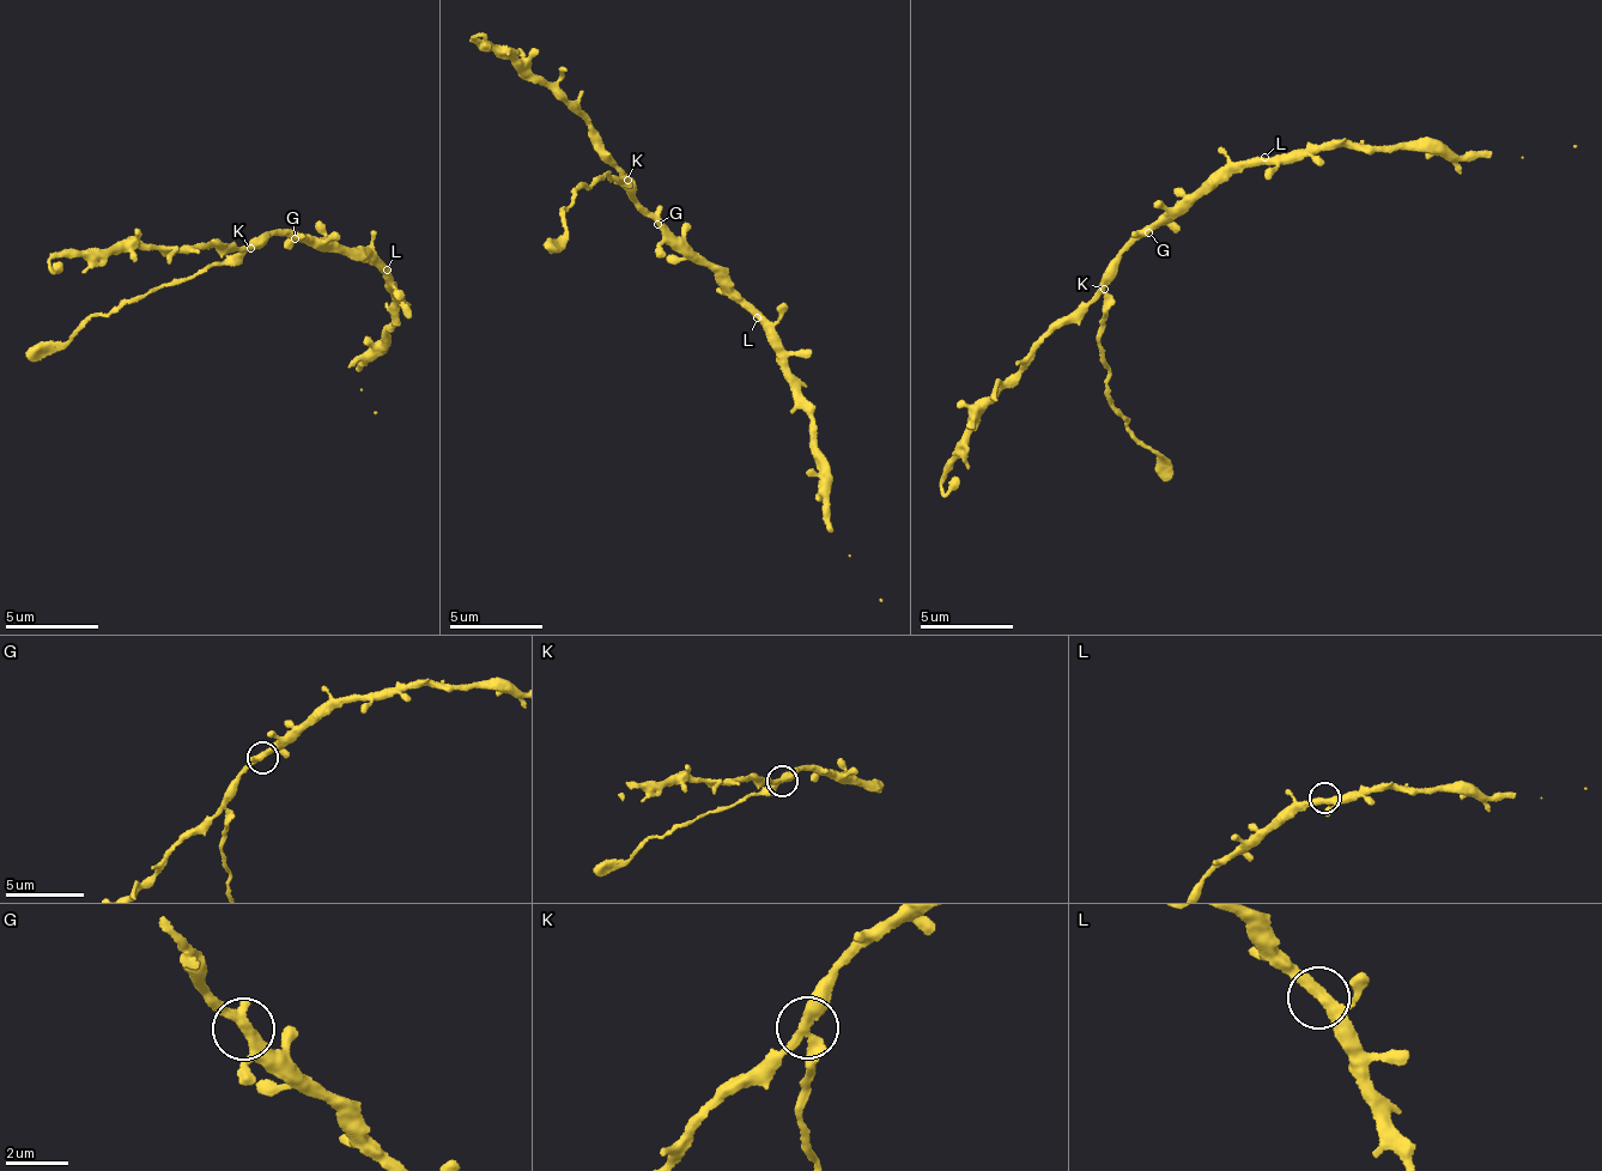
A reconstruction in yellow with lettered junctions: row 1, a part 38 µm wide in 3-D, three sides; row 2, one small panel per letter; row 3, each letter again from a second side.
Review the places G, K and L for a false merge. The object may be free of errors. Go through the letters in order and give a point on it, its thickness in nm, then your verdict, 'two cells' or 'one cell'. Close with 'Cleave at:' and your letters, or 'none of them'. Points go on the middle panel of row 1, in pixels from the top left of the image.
G: at (657, 224); 320 nm thick; one cell
K: at (627, 180); 360 nm thick; two cells
L: at (757, 317); 320 nm thick; one cell
Cleave at: K

